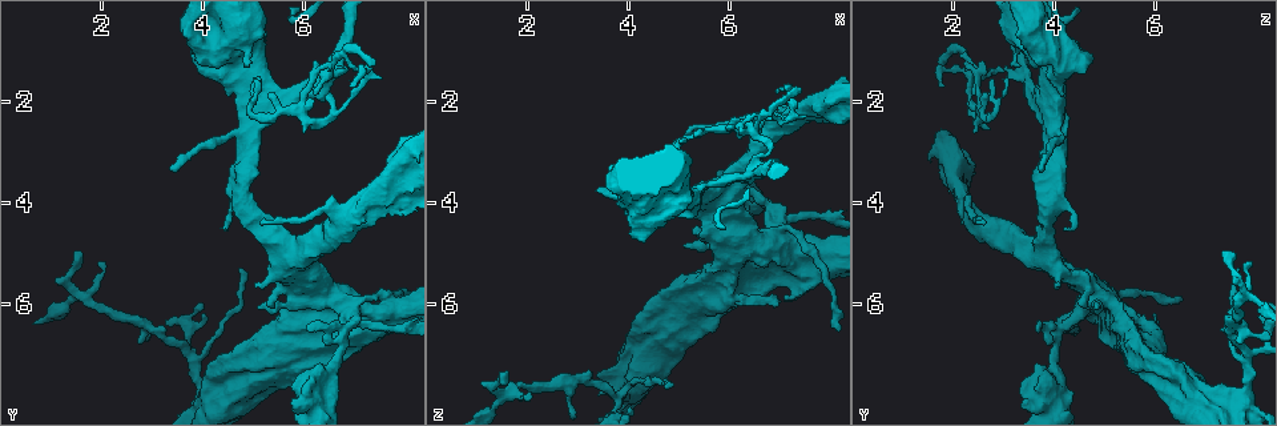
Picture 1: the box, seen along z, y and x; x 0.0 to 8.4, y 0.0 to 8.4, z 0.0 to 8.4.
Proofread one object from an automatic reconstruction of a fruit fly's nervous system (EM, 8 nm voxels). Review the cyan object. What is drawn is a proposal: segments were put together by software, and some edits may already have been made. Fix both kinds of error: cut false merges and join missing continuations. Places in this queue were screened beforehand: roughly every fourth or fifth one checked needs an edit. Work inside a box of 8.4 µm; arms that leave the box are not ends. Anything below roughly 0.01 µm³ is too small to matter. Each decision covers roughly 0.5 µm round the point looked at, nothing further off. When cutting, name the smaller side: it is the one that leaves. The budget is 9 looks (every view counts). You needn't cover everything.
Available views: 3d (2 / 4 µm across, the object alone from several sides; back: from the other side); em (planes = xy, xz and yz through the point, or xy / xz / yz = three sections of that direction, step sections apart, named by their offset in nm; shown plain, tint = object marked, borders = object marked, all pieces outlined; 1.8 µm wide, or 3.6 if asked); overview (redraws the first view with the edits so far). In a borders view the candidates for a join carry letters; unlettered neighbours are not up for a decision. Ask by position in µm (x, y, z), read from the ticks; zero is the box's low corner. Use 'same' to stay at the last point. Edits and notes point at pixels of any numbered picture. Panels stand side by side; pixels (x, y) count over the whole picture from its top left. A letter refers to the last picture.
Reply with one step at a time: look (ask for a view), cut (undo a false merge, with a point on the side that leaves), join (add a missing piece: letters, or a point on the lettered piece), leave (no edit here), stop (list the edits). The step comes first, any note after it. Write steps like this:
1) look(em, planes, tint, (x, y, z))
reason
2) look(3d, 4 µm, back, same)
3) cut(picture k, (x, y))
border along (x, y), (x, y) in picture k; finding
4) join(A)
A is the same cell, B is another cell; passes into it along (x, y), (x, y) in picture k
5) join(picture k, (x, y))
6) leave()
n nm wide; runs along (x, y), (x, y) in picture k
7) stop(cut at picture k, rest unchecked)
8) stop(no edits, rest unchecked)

look(3d, 4 µm, (5.25, 1.80, 2.70))
free end

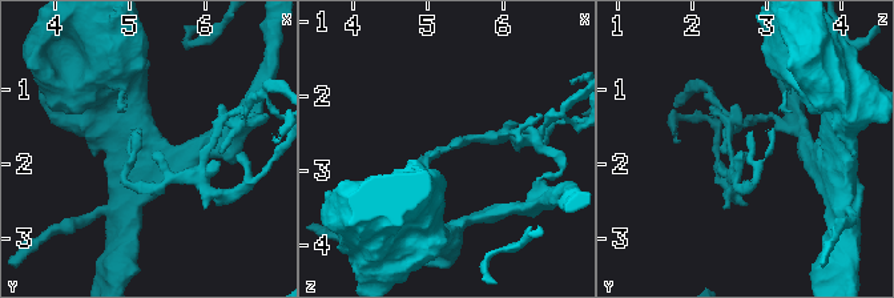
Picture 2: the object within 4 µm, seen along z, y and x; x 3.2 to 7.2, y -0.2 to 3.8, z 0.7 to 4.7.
look(em, xz, step 8, borders, (5.30, 1.85, 2.65))

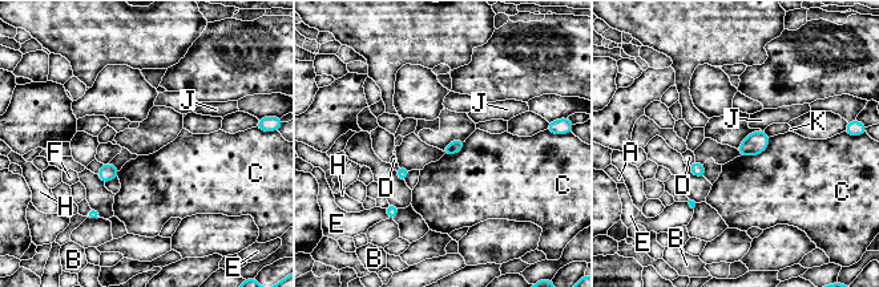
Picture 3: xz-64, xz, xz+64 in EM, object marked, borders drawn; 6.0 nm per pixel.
leave()
80 nm wide; C touches over 220 nm; A, B, C, D, E, F, H, J and K are other cells; none of them fits

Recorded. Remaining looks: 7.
look(em, planes, borders, (7.20, 1.20, 1.90))
sharp bend

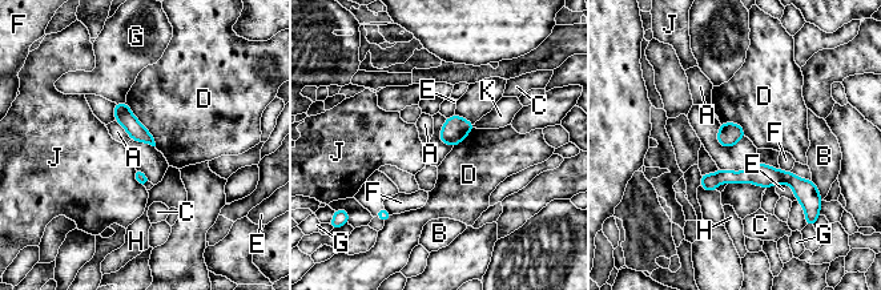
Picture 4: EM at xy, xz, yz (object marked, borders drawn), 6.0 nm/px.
leave()
A, B, C, D, E, F, G, H, J and K are other cells; runs along (117, 105), (123, 115), (149, 140) in picture 4; all the same neuron

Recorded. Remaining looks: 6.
look(em, planes, plain, (6.15, 5.90, 5.00))
three-way junction

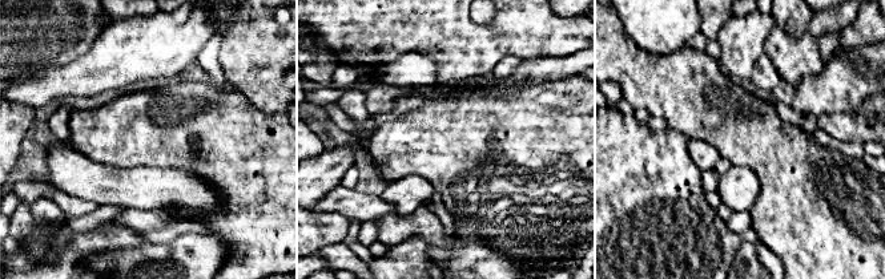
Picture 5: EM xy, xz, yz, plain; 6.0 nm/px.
look(em, planes, borders, same)
what lies round it

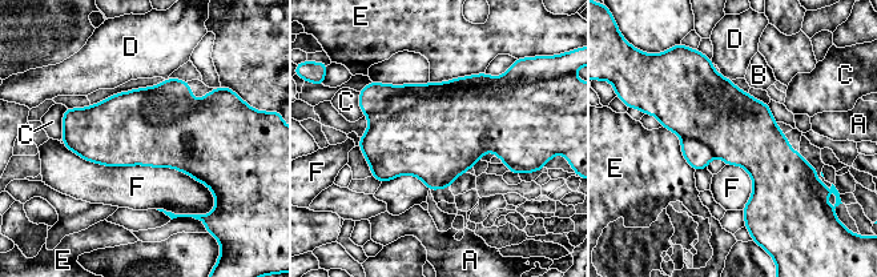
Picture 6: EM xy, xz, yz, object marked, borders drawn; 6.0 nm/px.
cut(picture 6, (478, 81))
440 nm wide; F touches over 950 nm; A, B, C, D, E and F are other cells; a second neuron is stuck on

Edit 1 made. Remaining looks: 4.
look(3d, 2 µm, (5.10, 4.35, 2.65))
thin end

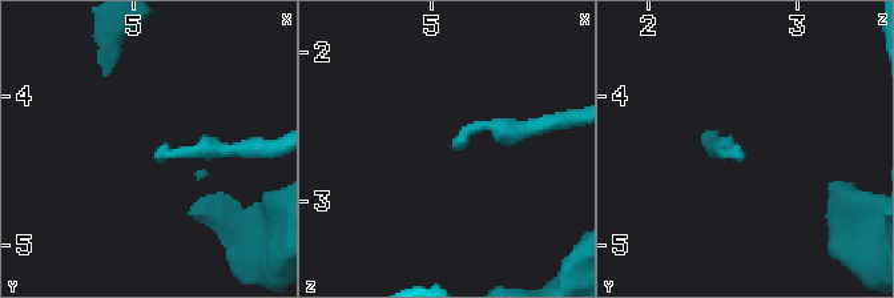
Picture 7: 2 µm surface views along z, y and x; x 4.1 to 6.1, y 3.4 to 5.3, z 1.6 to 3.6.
look(em, planes, borders, (5.16, 4.38, 2.66))
shape alone is not enough

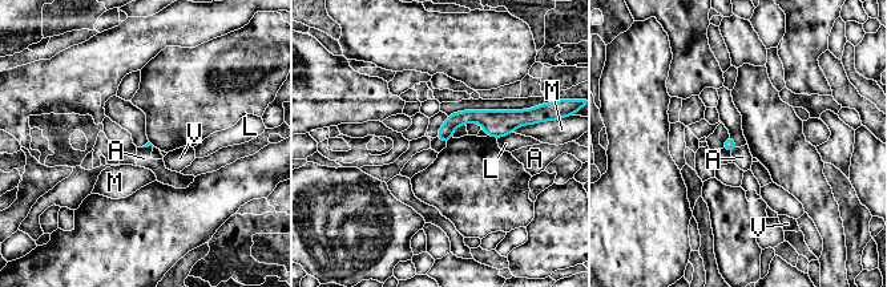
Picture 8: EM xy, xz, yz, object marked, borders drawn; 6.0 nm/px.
leave()
A, L, M and V are other cells; border along (738, 146), (732, 154) in picture 8; no lettered piece goes on from it

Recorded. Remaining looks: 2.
stop(cut at picture 6, rest unchecked)

